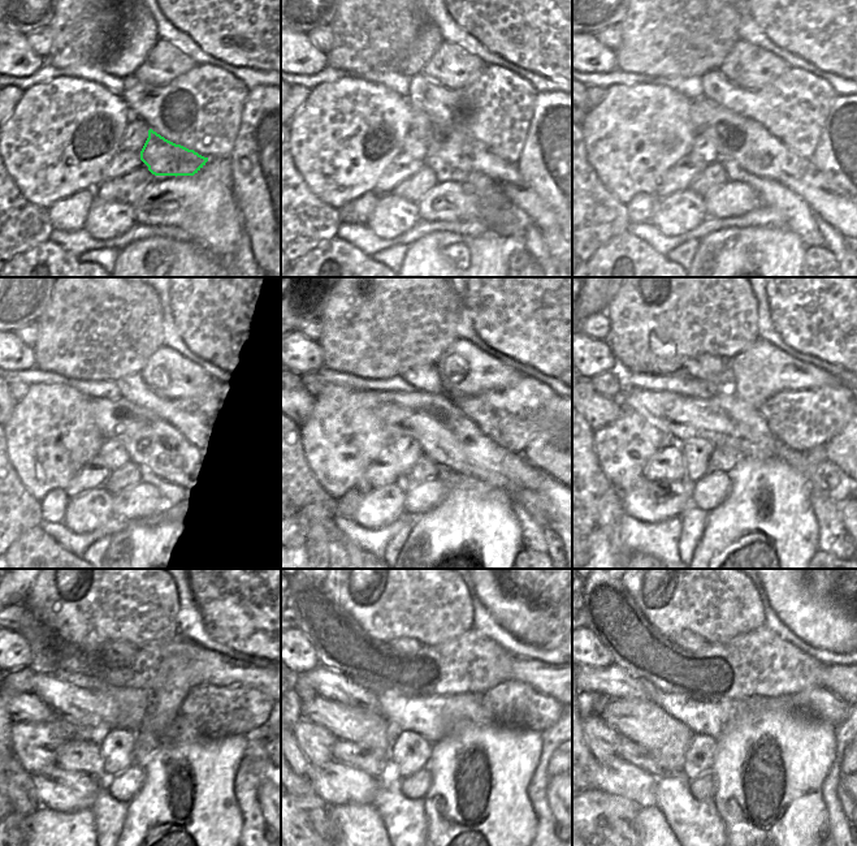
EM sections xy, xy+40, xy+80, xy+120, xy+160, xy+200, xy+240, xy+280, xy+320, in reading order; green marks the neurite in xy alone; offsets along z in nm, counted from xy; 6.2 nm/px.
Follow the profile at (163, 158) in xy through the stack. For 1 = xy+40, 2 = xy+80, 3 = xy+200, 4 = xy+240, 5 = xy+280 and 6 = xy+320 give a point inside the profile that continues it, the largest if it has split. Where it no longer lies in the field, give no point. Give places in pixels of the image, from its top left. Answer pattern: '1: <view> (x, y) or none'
1: xy+40 (457, 150)
2: xy+80 (747, 145)
3: xy+200 (726, 419)
4: xy+240 (98, 712)
5: xy+280 (327, 683)
6: xy+320 (613, 682)

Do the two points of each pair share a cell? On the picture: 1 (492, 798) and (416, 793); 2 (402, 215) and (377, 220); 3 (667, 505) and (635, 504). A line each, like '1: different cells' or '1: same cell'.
1: different cells
2: same cell
3: same cell

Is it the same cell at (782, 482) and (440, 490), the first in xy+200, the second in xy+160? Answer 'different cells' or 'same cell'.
different cells

